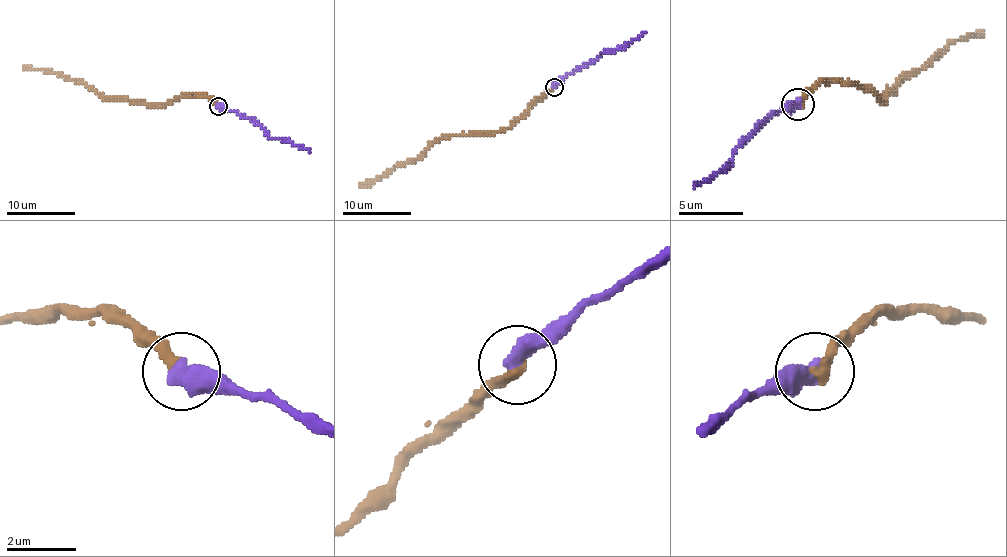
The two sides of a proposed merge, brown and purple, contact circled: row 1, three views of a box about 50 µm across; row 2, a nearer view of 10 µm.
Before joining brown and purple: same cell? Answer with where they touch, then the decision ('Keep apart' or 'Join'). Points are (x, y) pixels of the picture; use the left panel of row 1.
Place: (218, 106). Join

